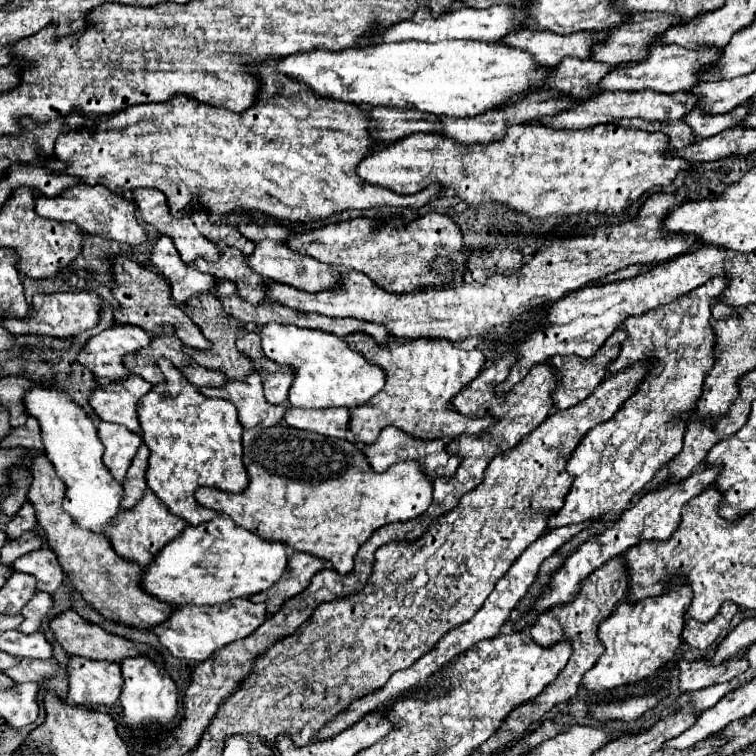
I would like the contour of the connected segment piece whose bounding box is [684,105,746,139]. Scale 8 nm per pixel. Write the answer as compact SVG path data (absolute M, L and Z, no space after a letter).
M744 105L732 109L730 113L724 113L724 115L706 115L706 113L698 113L698 109L692 109L684 117L684 123L690 125L694 137L702 139L702 137L712 137L712 135L716 135L724 129L730 129L730 127L738 125L744 115L746 115Z

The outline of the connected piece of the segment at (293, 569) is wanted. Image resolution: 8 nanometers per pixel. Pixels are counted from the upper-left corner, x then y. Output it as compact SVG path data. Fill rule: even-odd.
M290 551L290 561L286 567L286 573L282 575L282 579L268 591L256 593L252 597L254 603L264 601L268 605L268 615L274 615L282 609L282 605L292 599L294 595L302 593L312 577L326 567L326 561L322 561L320 557L314 557L310 553L300 553L300 551Z

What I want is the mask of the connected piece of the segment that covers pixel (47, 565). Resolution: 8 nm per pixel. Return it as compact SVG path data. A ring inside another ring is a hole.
M38 549L38 551L26 553L18 561L14 561L12 567L16 571L34 575L38 591L46 591L46 593L54 593L64 579L62 567L58 565L54 551L50 549Z

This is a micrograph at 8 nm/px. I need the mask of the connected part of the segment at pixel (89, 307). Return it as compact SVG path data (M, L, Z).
M52 293L52 295L34 295L32 299L32 309L28 317L24 319L14 319L14 317L4 317L2 323L6 325L8 331L14 335L48 335L48 337L74 337L78 333L84 333L92 327L98 325L100 321L100 311L102 311L102 297L96 293Z

